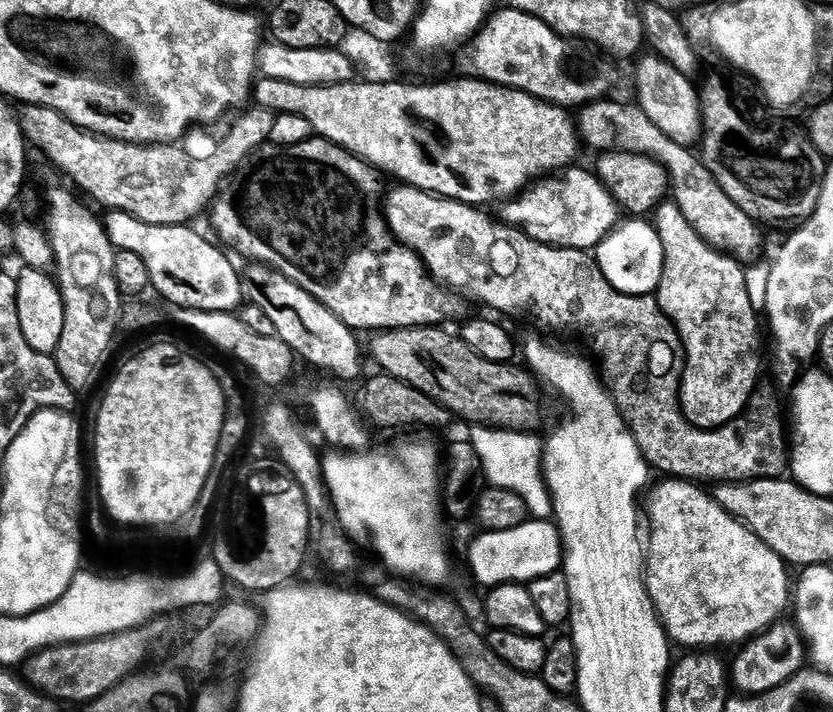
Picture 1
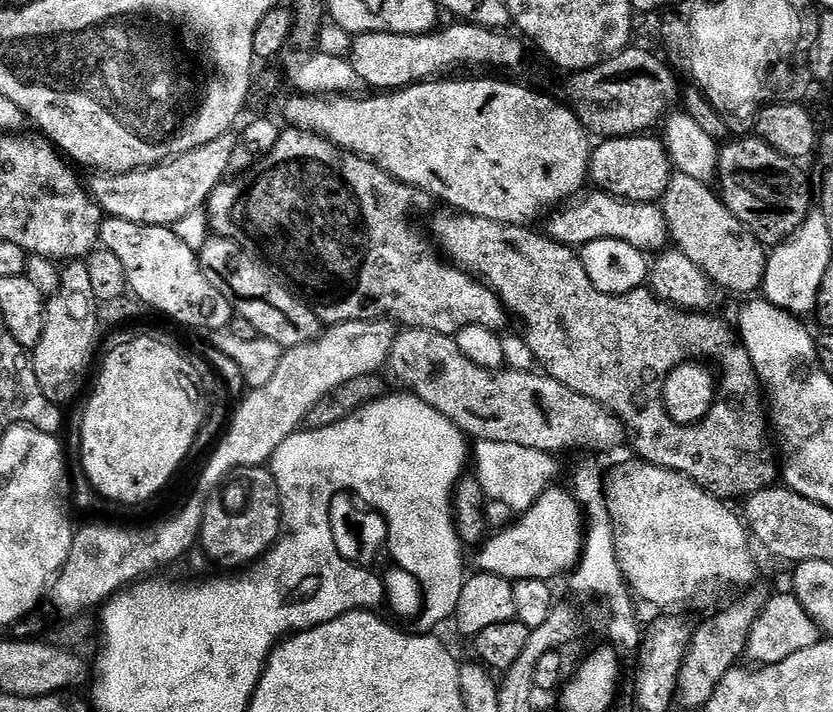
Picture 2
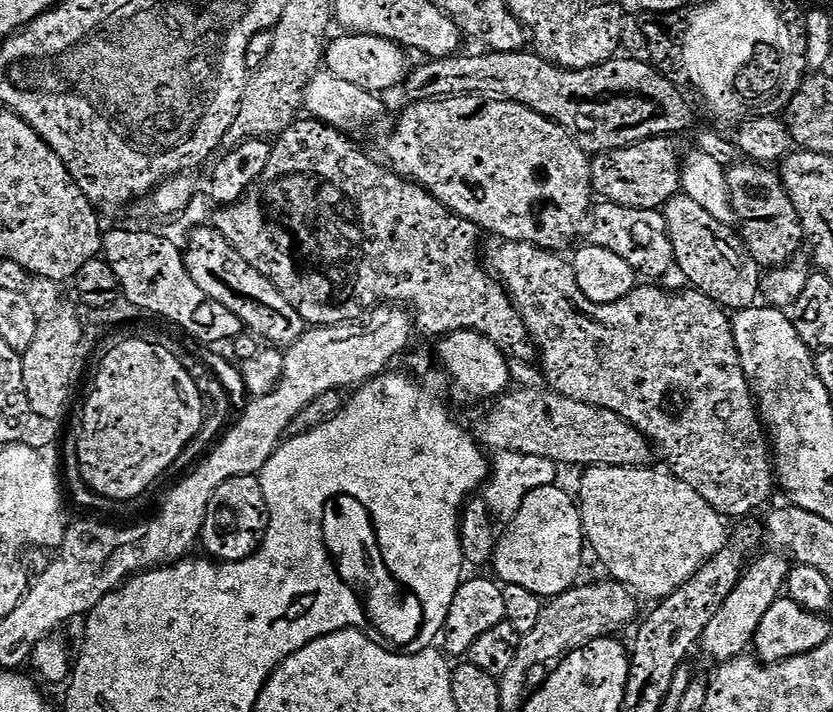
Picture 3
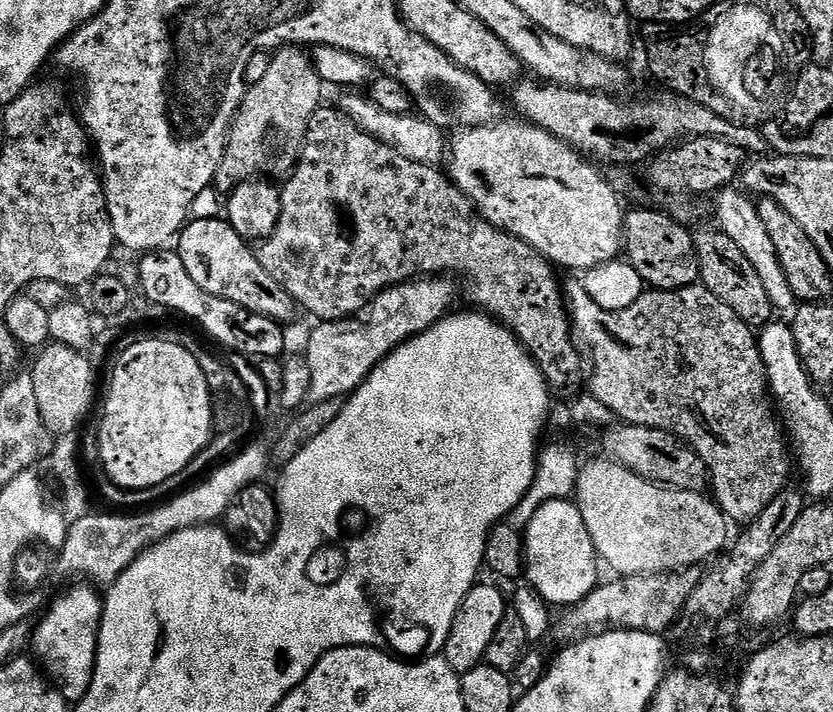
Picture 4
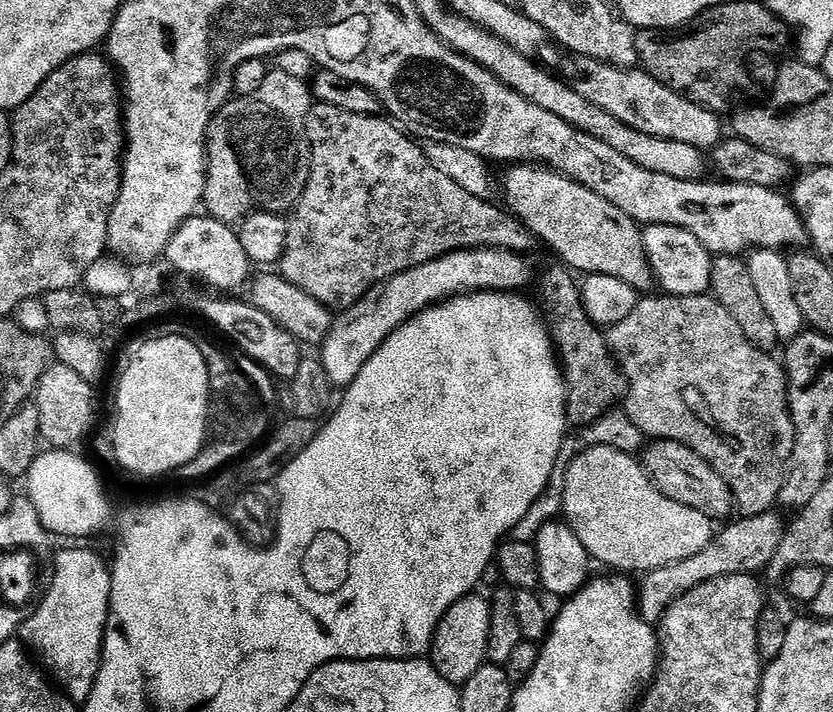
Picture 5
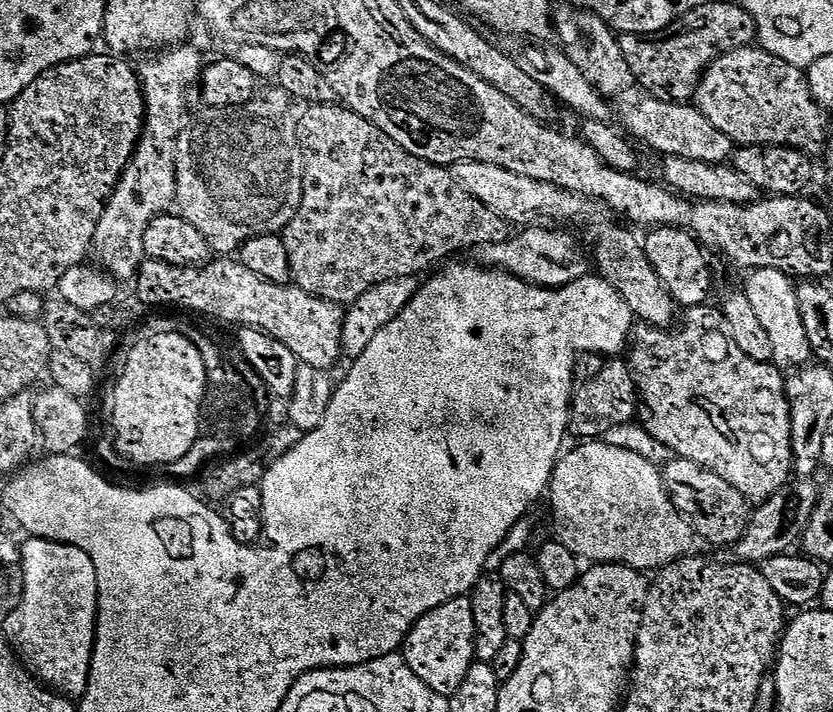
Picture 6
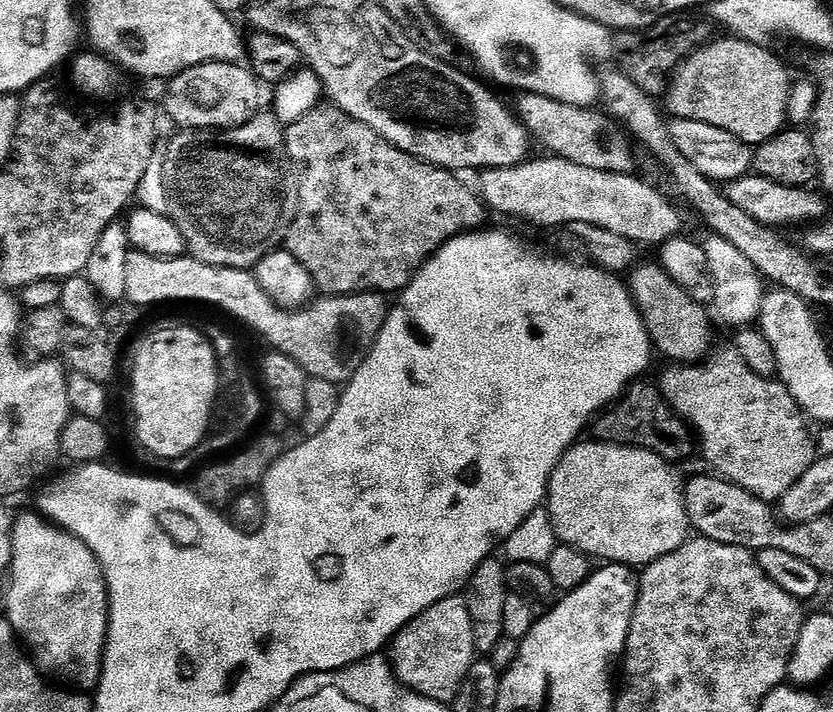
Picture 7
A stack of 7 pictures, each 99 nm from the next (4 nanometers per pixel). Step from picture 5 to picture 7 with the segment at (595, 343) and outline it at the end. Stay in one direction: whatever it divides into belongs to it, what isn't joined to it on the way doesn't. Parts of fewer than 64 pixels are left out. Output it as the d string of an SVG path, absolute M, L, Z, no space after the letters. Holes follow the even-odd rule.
M634 382L628 391L607 409L595 417L590 432L595 439L610 444L627 444L630 448L645 448L669 462L684 460L694 452L694 436L687 424L668 407L668 400L655 383Z

